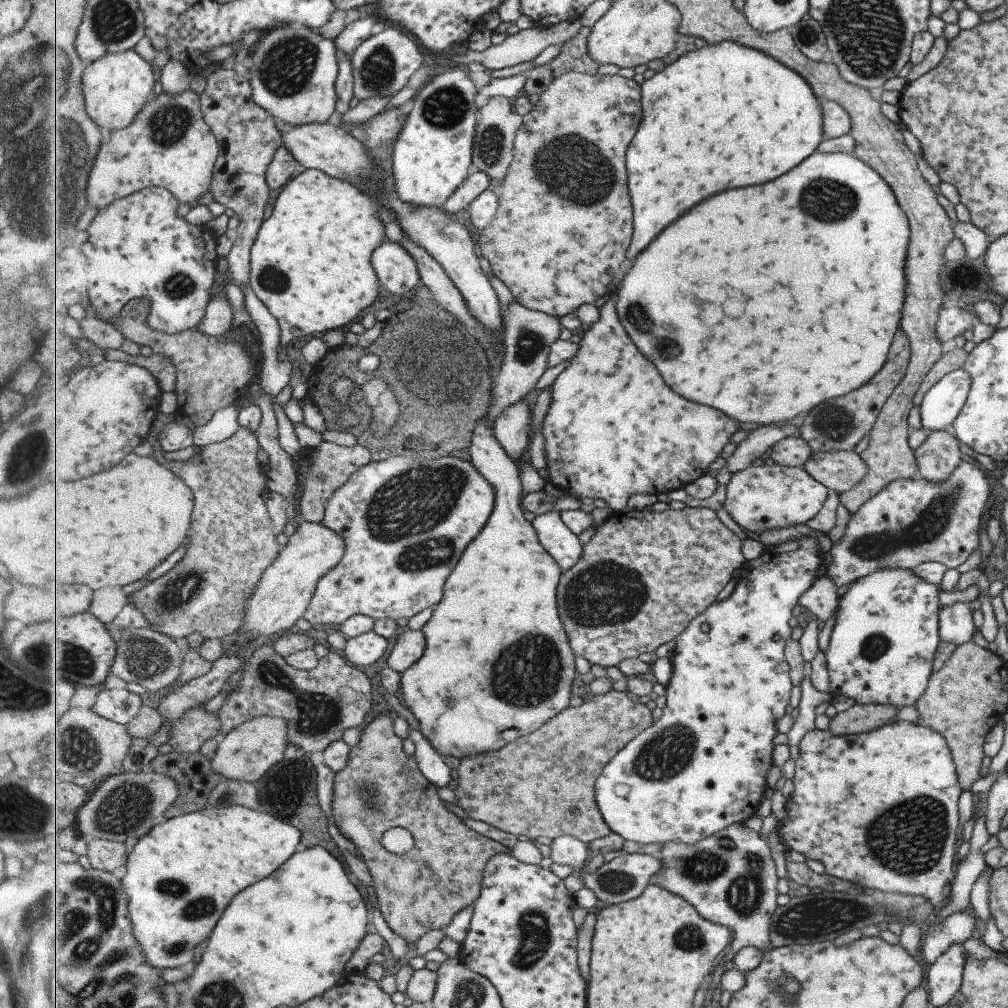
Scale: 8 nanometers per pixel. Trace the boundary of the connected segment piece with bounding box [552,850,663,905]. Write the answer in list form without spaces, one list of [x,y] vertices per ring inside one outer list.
[[[615,850],[615,852],[603,855],[604,863],[594,872],[585,872],[587,870],[585,866],[583,868],[573,868],[572,866],[560,865],[559,863],[554,863],[552,869],[561,880],[578,872],[579,876],[583,877],[585,886],[589,886],[597,894],[601,902],[616,905],[639,898],[644,894],[645,889],[653,883],[655,877],[663,868],[663,860],[655,857],[638,853],[628,854]]]

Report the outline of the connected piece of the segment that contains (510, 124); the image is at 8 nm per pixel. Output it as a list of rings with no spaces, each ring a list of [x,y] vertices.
[[[493,96],[489,99],[489,102],[481,107],[481,120],[477,125],[475,169],[487,173],[493,180],[503,182],[513,162],[516,136],[523,123],[524,116],[516,111],[514,100],[503,96]]]

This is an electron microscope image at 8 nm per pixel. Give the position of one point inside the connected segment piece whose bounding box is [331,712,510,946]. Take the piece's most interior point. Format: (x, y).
(382, 787)

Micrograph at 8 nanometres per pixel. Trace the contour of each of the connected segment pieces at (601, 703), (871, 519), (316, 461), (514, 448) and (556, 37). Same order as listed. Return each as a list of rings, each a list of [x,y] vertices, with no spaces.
[[[620,685],[611,688],[602,696],[593,696],[593,694],[591,694],[591,696],[587,695],[587,697],[584,698],[584,703],[582,703],[580,707],[566,708],[559,716],[555,716],[555,718],[549,720],[543,728],[539,728],[537,732],[527,734],[527,736],[521,736],[519,740],[507,744],[507,746],[504,746],[497,751],[477,754],[477,756],[467,756],[467,758],[462,759],[457,768],[459,772],[459,781],[458,788],[455,790],[458,806],[464,810],[469,819],[486,822],[498,829],[503,829],[504,831],[513,833],[517,836],[527,836],[532,842],[537,840],[537,838],[541,838],[541,836],[547,836],[554,840],[560,836],[571,835],[582,840],[585,844],[590,844],[595,842],[595,840],[599,840],[599,838],[609,836],[612,833],[612,830],[609,828],[607,822],[605,822],[604,815],[597,804],[597,779],[600,778],[605,767],[607,767],[633,739],[636,739],[642,732],[645,732],[645,730],[651,728],[654,724],[651,708],[645,704],[641,704],[641,702],[638,702],[637,700],[633,700],[629,694],[625,693],[625,689]]]
[[[962,458],[955,470],[943,482],[929,482],[921,477],[897,478],[881,488],[876,496],[861,504],[853,516],[848,518],[841,539],[832,543],[826,555],[827,576],[837,588],[849,586],[877,570],[889,568],[915,568],[929,561],[939,562],[946,568],[955,568],[965,562],[979,544],[979,516],[989,498],[989,477],[987,472],[977,468],[975,463]]]
[[[361,441],[353,447],[340,446],[333,442],[321,442],[317,448],[311,448],[307,455],[307,468],[305,476],[300,479],[300,495],[298,510],[304,521],[312,523],[322,523],[327,512],[327,502],[329,497],[335,494],[347,480],[361,468],[365,468],[373,460],[372,452],[369,448],[361,446]]]
[[[523,400],[507,408],[495,423],[495,434],[507,454],[515,460],[526,456],[531,443],[532,414]]]
[[[568,20],[556,24],[552,27],[537,27],[531,28],[531,30],[520,30],[514,35],[508,35],[508,37],[498,45],[491,45],[484,51],[472,51],[470,49],[460,52],[459,54],[447,54],[446,57],[451,61],[460,64],[471,64],[472,62],[479,62],[485,68],[489,70],[499,70],[514,66],[515,64],[521,64],[521,62],[529,62],[536,56],[539,56],[546,48],[551,45],[564,45],[568,40],[573,40],[583,28],[583,23],[580,20]]]

